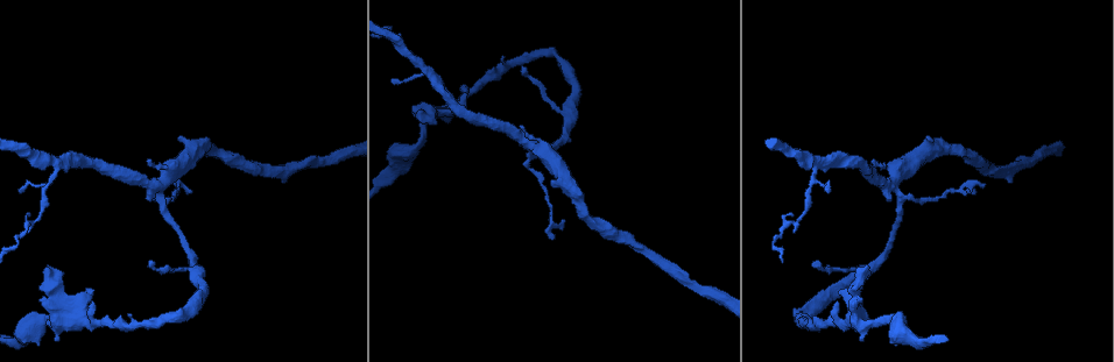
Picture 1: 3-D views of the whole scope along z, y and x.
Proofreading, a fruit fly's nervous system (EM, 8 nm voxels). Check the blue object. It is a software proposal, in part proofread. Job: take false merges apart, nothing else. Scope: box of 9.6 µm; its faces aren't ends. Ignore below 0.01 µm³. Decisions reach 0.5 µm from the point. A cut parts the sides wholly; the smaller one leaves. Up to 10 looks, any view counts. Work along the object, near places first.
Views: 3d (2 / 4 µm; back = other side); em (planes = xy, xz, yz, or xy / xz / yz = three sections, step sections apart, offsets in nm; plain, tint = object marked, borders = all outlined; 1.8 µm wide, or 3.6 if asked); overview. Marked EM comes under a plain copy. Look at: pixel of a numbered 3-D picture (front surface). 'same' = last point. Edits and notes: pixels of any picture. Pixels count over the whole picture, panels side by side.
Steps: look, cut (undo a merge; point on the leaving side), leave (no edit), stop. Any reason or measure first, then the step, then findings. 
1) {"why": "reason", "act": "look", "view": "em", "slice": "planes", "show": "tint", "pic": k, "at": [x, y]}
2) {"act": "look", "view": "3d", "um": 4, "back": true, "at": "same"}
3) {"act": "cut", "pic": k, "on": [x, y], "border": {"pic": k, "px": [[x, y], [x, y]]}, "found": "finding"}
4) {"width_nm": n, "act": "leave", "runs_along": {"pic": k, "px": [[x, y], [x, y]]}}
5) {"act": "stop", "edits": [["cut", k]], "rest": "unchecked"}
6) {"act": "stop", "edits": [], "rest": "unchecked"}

{"act": "look", "view": "3d", "um": 4, "pic": 1, "at": [56, 160]}

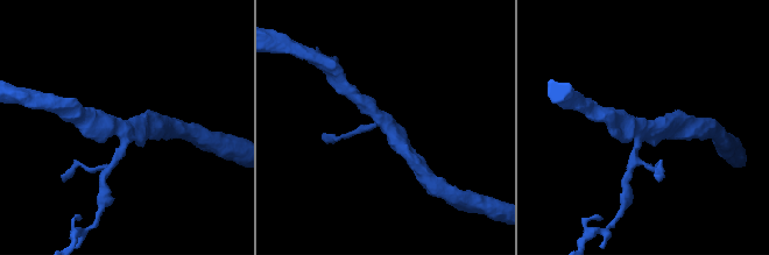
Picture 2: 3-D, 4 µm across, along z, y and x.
{"act": "look", "view": "em", "um": 3.6, "slice": "planes", "show": "tint", "pic": 2, "at": [644, 126]}

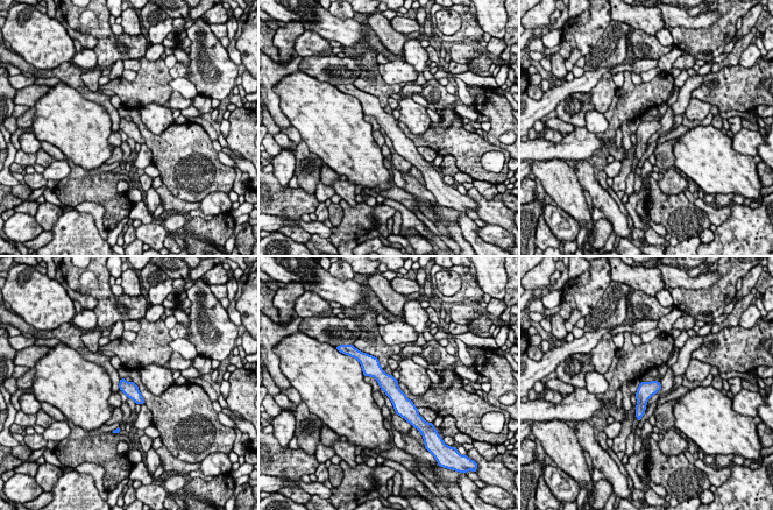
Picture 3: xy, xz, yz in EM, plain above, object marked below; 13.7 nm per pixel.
{"act": "leave", "runs_along": {"pic": 3, "px": [[368, 361], [410, 412]]}, "found": "all the same cell"}

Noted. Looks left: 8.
{"why": "three arms meet", "act": "look", "view": "em", "slice": "xy", "step": 4, "show": "tint", "pic": 1, "at": [199, 275]}

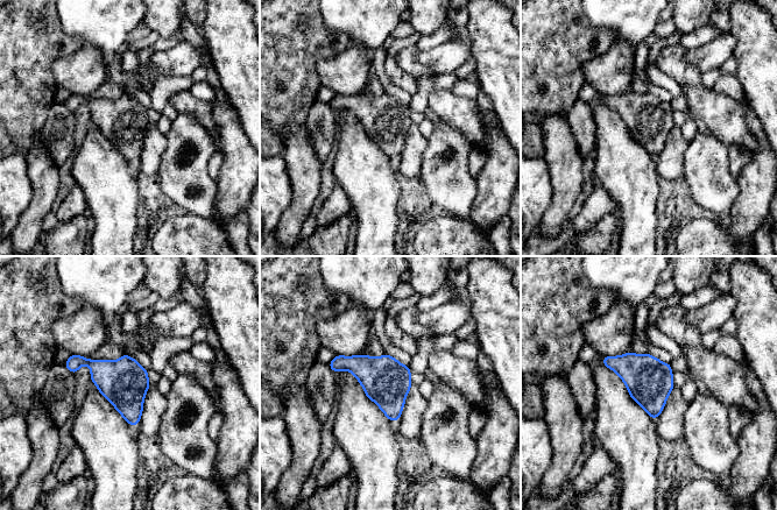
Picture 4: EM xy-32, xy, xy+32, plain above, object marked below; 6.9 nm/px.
{"act": "look", "view": "em", "slice": "planes", "show": "tint", "at": "same"}

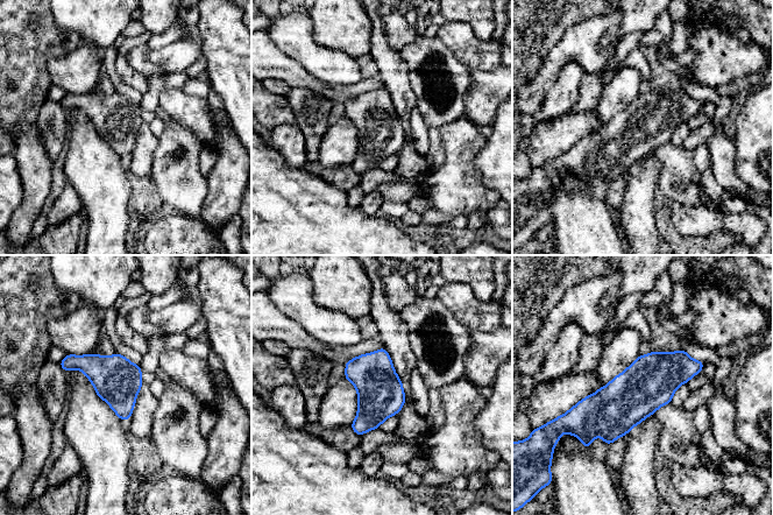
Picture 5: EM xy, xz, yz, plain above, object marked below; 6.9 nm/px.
{"width_nm": 320, "act": "leave", "found": "all the same cell"}

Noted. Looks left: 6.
{"why": "sudden change in width", "act": "look", "view": "3d", "um": 2, "pic": 1, "at": [35, 325]}

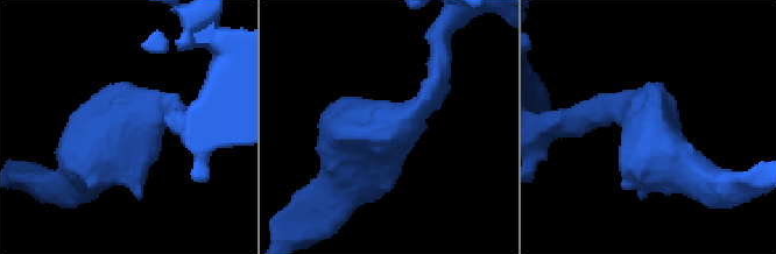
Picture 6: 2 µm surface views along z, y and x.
{"act": "look", "view": "em", "slice": "yz", "step": 4, "show": "tint", "pic": 6, "at": [388, 127]}

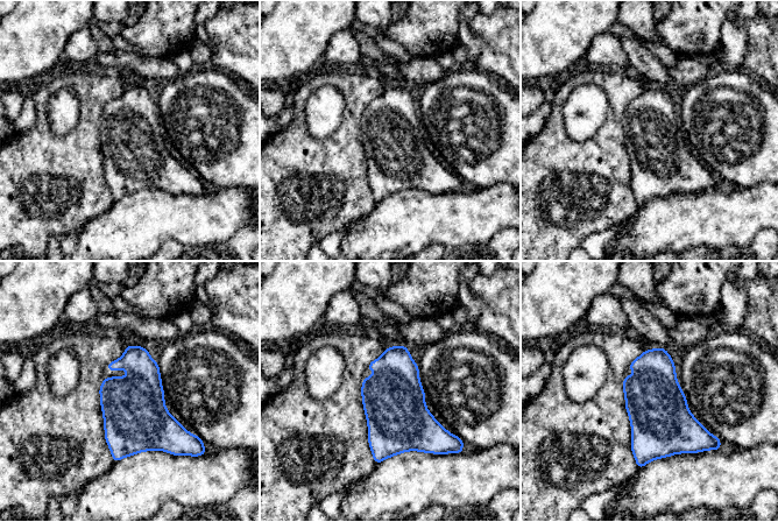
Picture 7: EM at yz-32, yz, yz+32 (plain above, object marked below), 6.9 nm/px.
{"width_nm": 420, "act": "leave", "found": "all the same cell"}

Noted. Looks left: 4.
{"why": "abrupt turn", "act": "look", "view": "em", "um": 3.6, "slice": "yz", "step": 4, "show": "tint", "pic": 1, "at": [533, 149]}

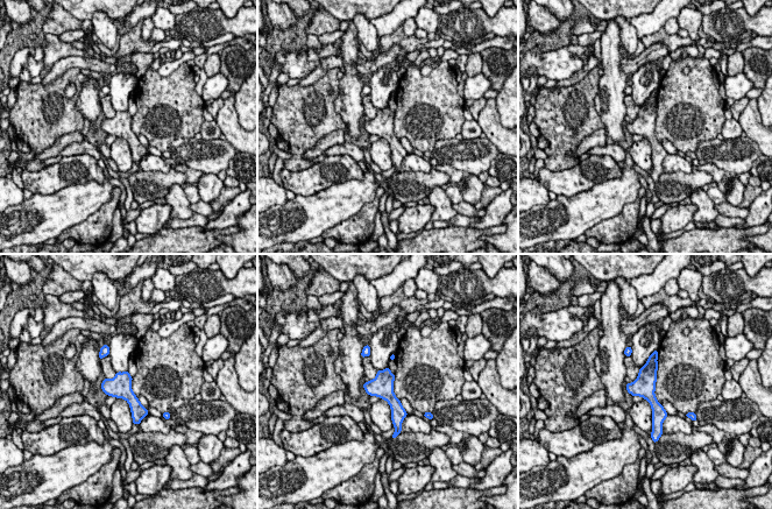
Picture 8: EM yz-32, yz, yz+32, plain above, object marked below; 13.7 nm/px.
{"why": "another direction", "act": "look", "view": "em", "um": 3.6, "slice": "planes", "show": "tint", "at": "same"}

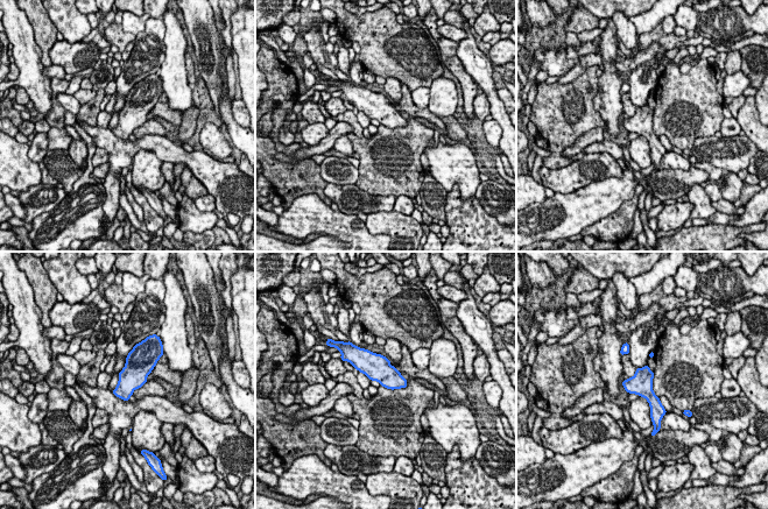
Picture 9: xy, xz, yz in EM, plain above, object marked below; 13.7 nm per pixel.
{"width_nm": 320, "act": "leave", "found": "one cell here"}

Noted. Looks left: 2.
{"act": "stop", "edits": [], "rest": "unchecked"}

